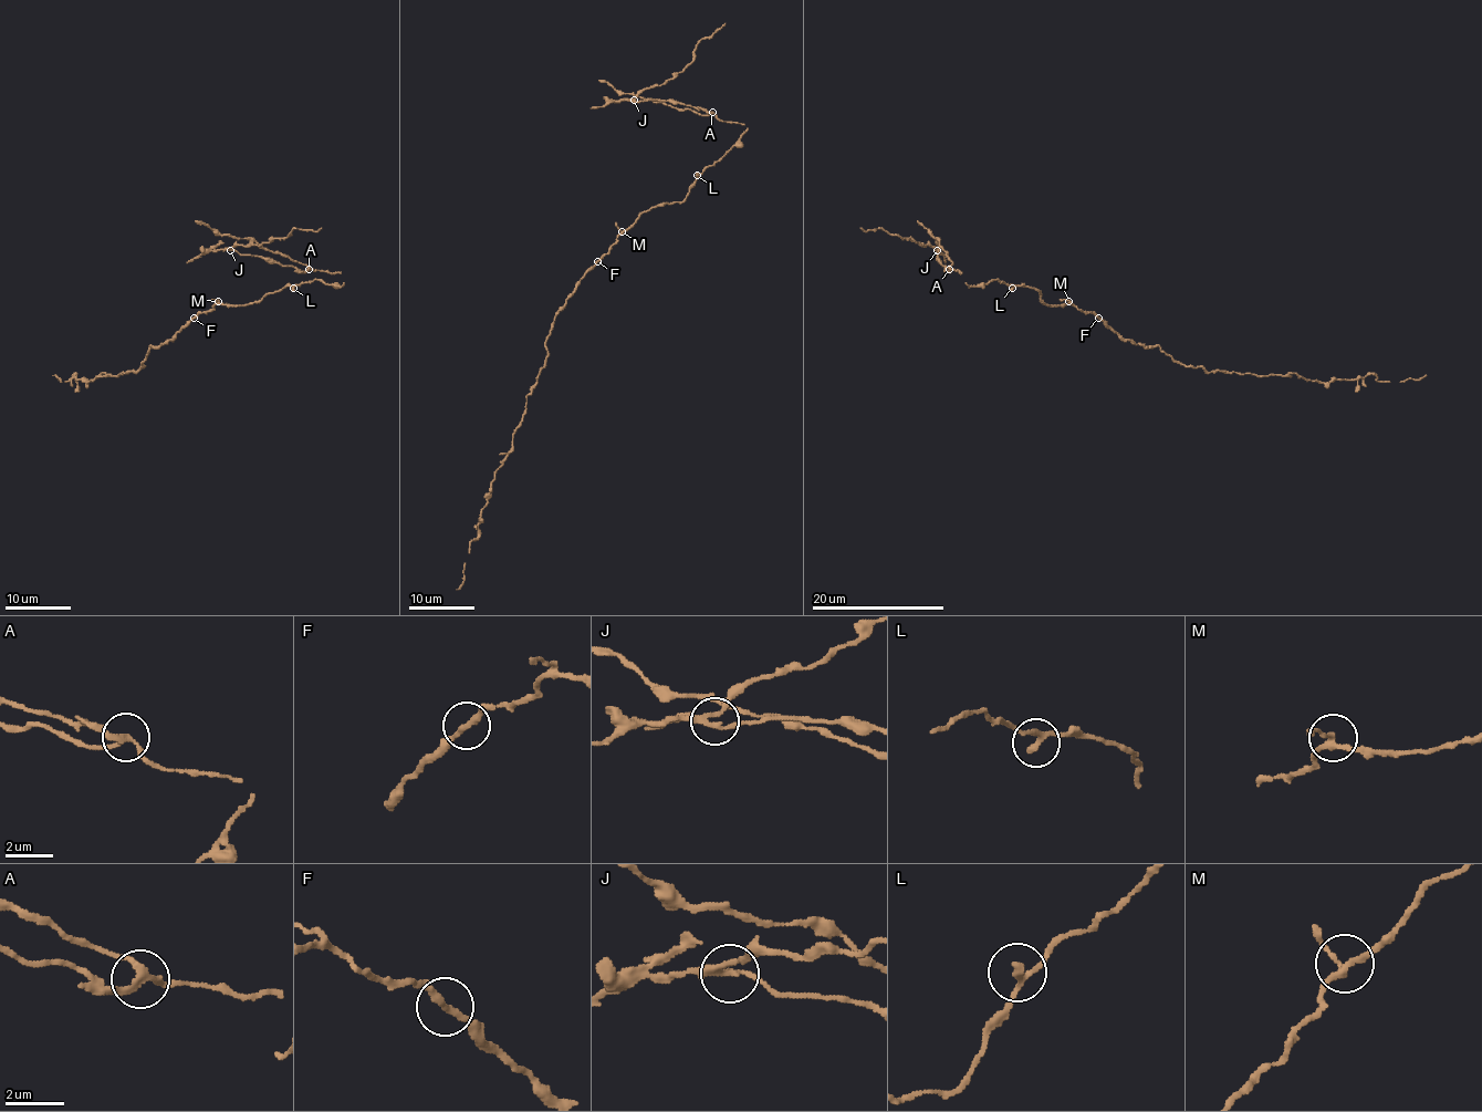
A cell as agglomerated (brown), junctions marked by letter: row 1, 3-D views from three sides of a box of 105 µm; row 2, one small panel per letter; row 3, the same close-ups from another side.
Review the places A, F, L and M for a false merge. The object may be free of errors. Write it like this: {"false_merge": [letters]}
{"false_merge": ["A"]}

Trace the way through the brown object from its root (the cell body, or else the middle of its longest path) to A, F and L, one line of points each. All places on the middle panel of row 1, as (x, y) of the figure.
A: (624, 231), (642, 212), (681, 201), (690, 185), (747, 130), (744, 125), (723, 122), (711, 112)
F: (624, 231), (597, 261)
L: (624, 231), (642, 212), (681, 201), (697, 175)

